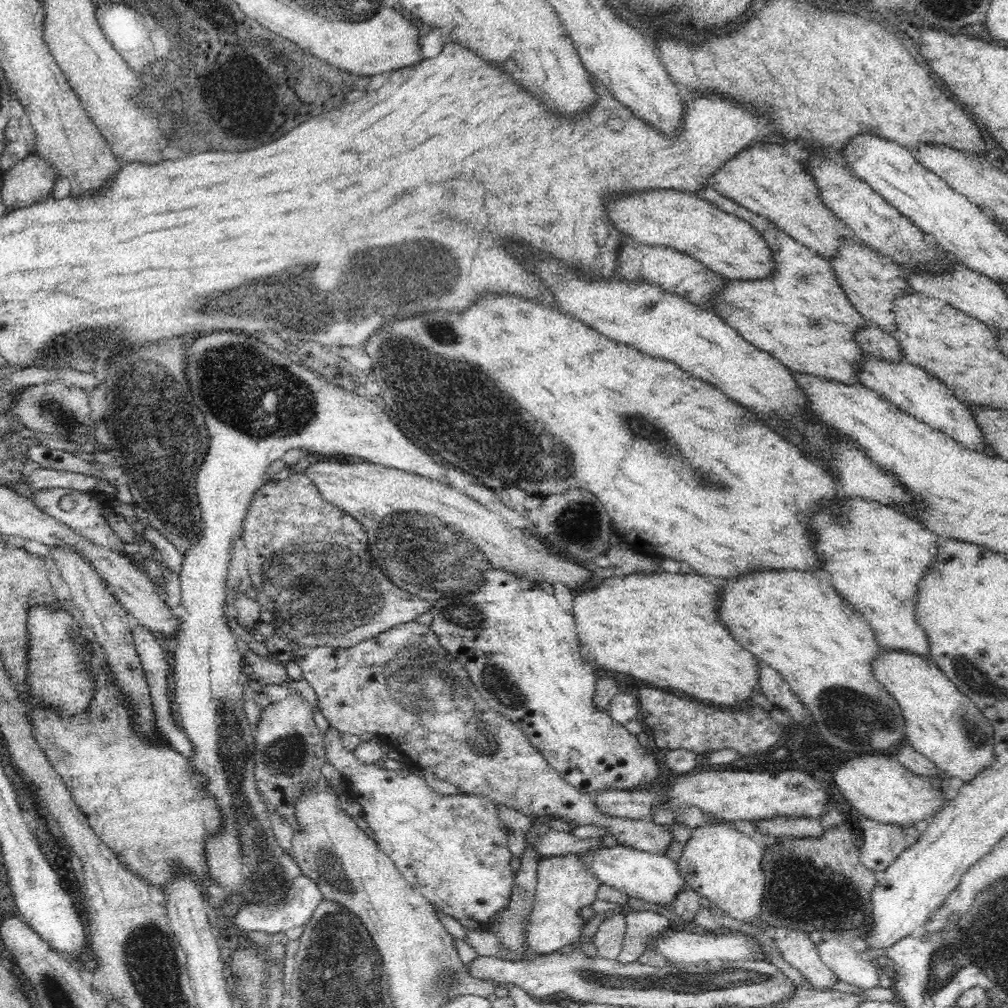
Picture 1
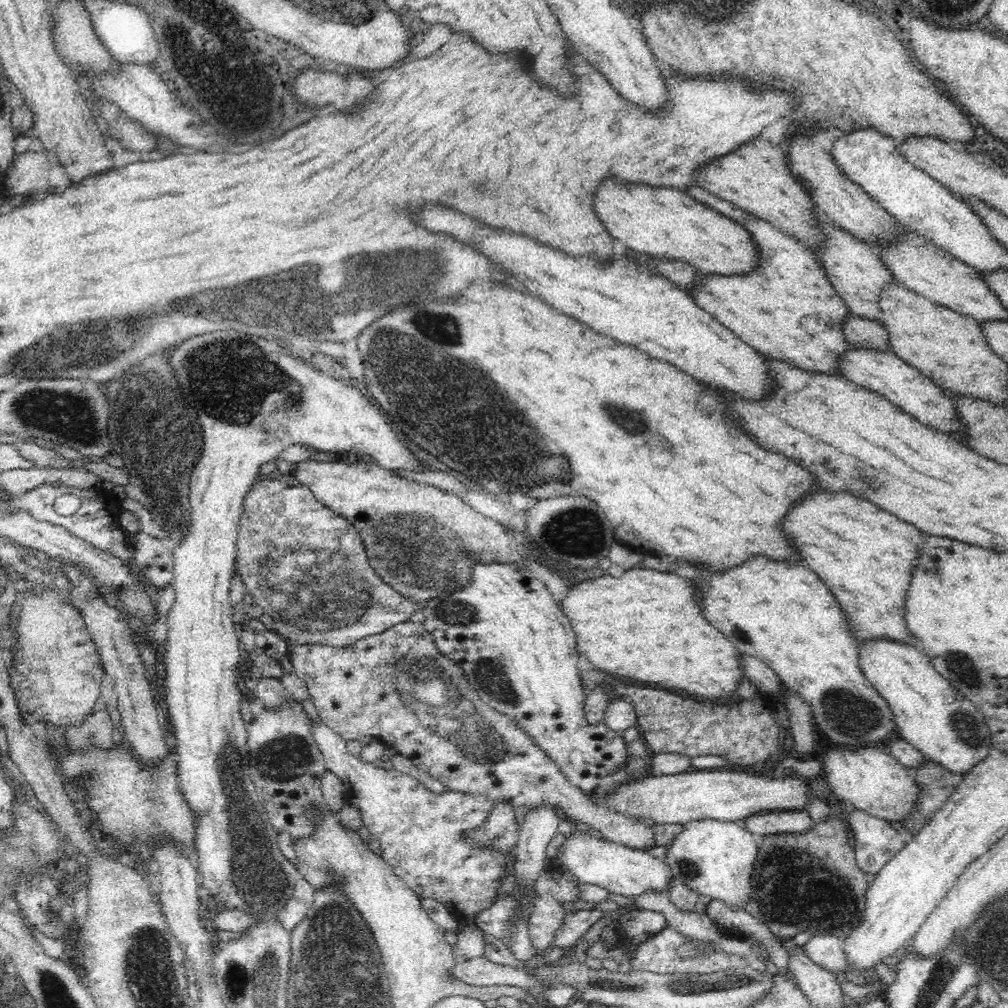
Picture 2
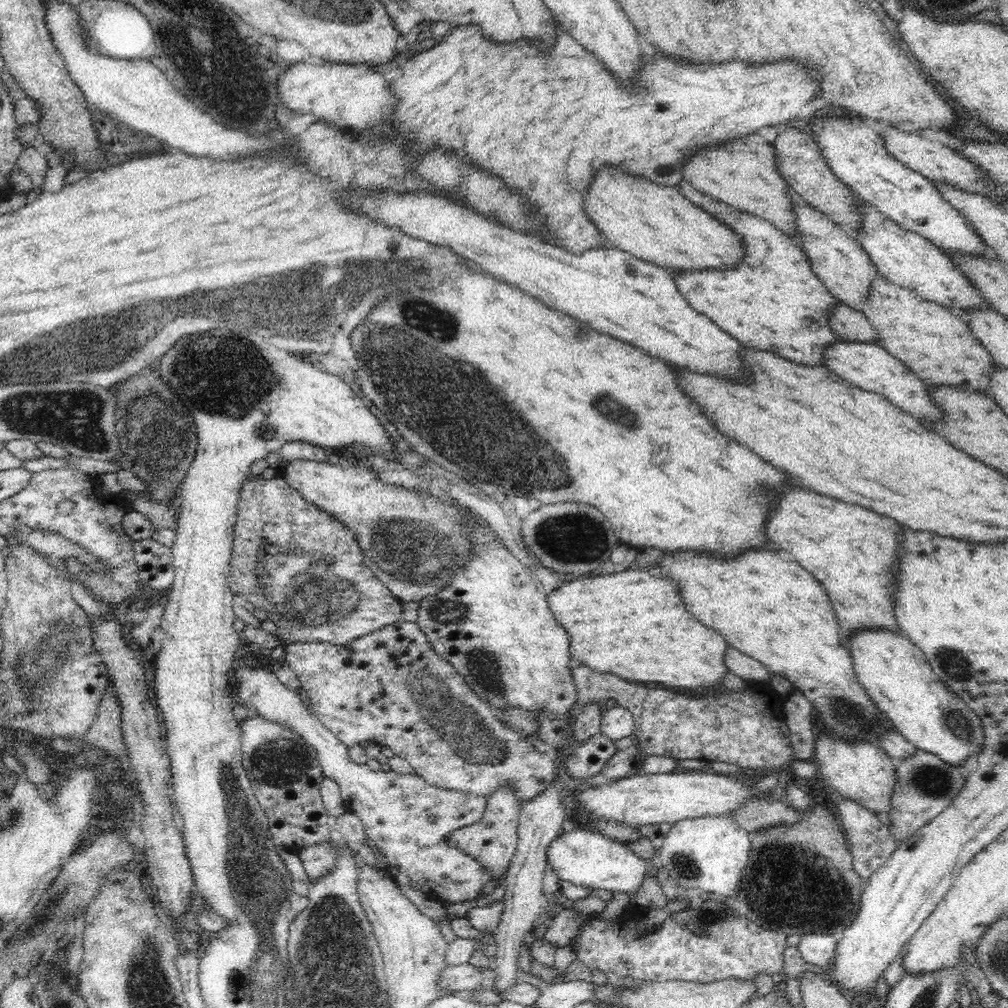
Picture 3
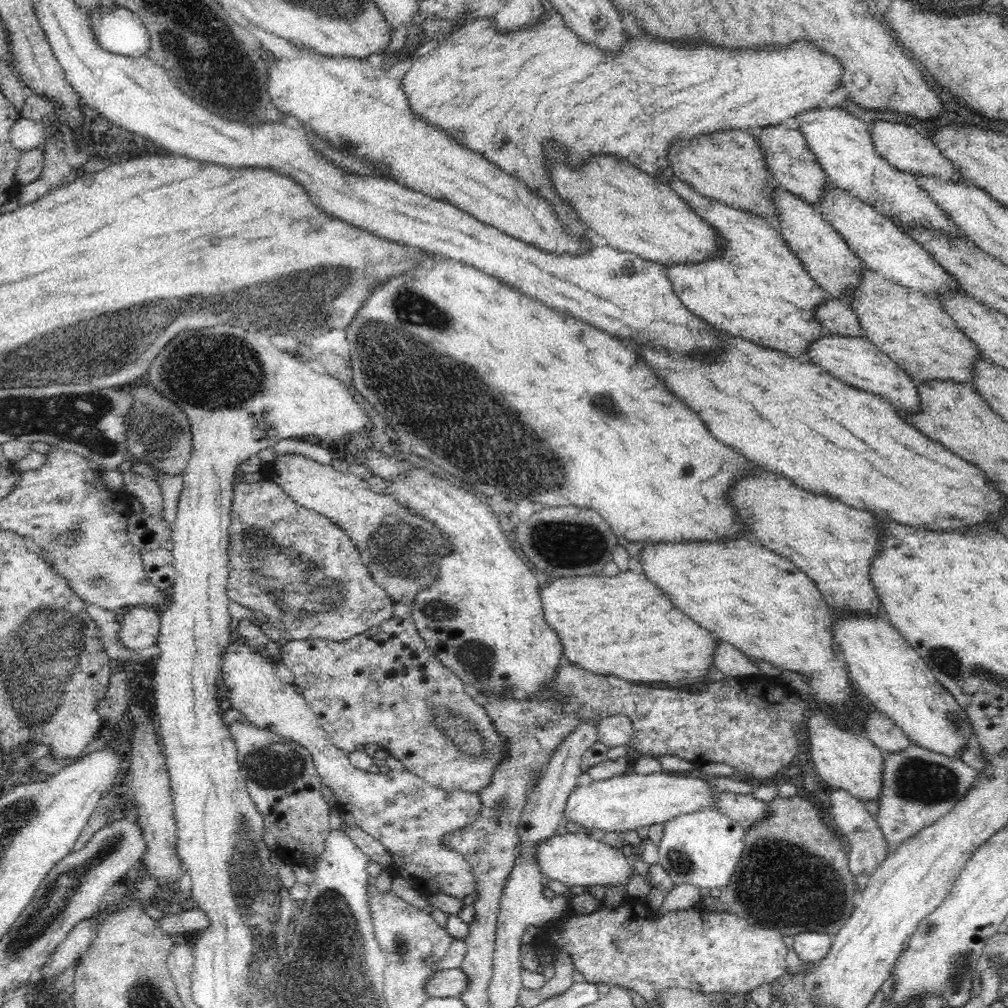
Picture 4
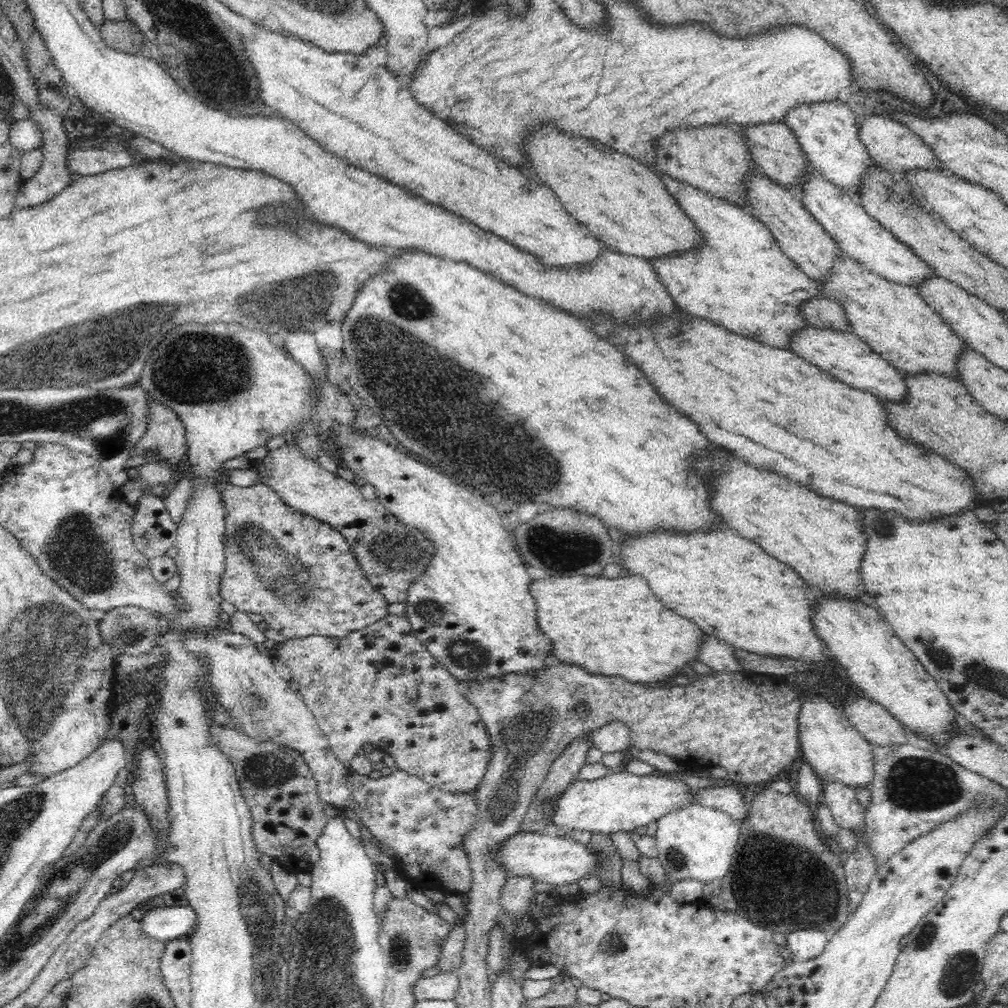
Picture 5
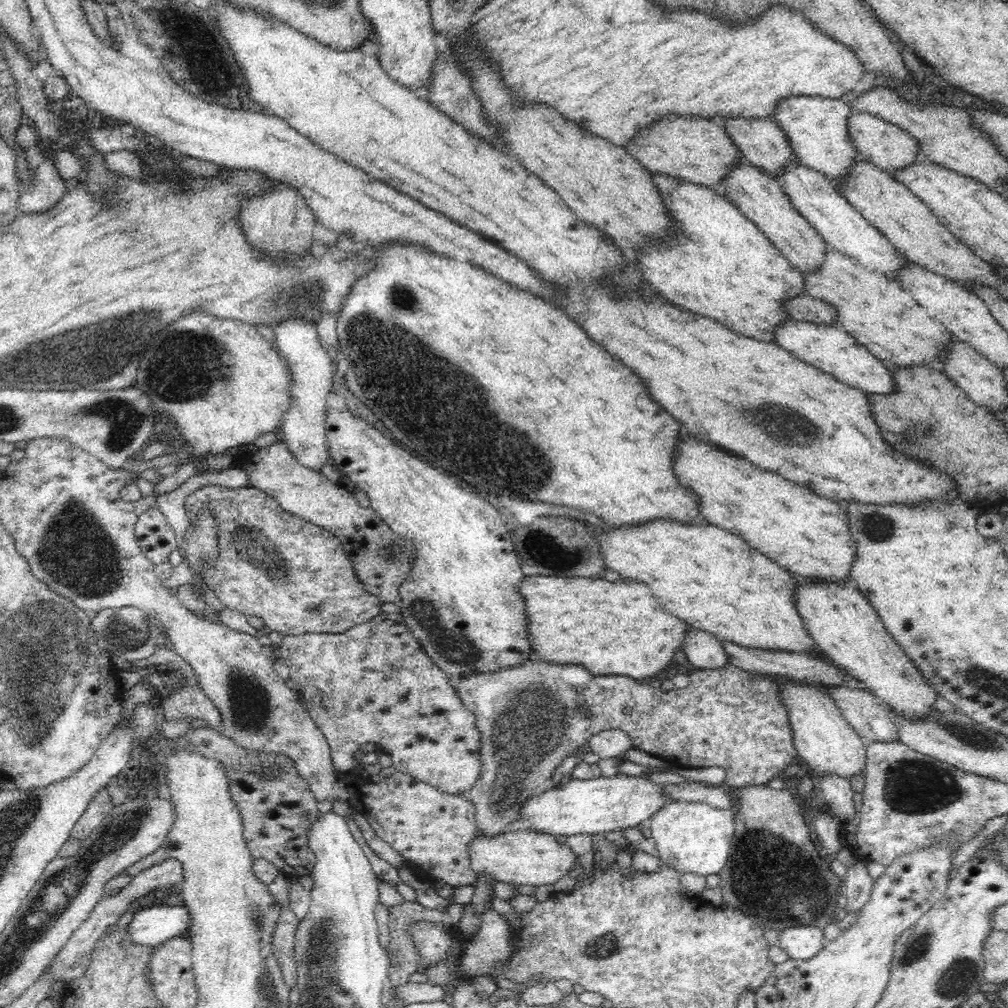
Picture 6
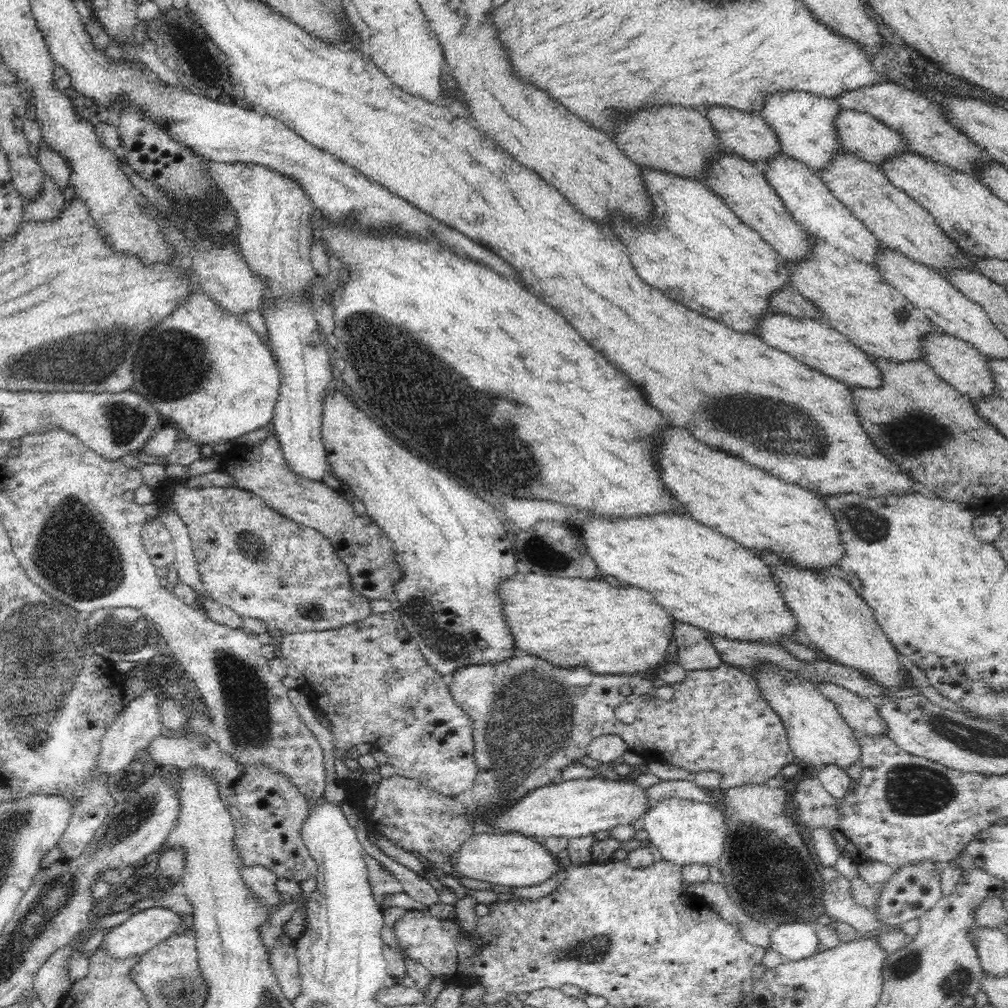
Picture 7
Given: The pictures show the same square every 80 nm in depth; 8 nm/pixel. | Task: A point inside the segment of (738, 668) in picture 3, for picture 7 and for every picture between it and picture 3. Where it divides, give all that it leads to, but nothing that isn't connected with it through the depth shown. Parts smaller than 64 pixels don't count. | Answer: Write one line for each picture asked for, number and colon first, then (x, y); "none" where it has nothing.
4: (728, 659)
5: (719, 655)
6: (703, 650)
7: (694, 651)

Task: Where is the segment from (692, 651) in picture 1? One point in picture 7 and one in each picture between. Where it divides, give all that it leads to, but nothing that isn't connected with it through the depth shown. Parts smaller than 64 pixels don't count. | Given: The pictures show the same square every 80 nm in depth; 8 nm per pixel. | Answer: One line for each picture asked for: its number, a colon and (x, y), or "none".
2: (643, 624)
3: (632, 624)
4: (622, 626)
5: (616, 627)
6: (570, 619)
7: (570, 622)

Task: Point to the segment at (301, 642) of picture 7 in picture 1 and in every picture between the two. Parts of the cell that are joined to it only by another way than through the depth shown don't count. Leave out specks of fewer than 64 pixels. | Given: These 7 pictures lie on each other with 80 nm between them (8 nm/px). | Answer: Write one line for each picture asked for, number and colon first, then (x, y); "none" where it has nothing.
1: (402, 686)
2: (395, 686)
3: (390, 688)
4: (384, 686)
5: (380, 685)
6: (374, 683)

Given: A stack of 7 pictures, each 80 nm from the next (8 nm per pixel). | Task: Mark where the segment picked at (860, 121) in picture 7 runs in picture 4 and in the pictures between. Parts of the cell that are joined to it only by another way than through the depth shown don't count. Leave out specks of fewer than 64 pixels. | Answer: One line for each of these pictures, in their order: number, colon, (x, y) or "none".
4: (905, 148)
5: (893, 147)
6: (877, 142)

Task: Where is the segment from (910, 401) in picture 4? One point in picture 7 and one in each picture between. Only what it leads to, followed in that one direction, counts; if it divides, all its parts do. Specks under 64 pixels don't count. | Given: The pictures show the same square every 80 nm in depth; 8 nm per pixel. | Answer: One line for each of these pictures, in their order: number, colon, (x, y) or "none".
5: (843, 355)
6: (827, 347)
7: (813, 343)

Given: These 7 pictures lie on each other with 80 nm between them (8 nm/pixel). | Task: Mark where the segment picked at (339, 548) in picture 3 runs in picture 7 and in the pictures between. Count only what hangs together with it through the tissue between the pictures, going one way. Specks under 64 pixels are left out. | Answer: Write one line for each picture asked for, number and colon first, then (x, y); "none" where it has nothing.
4: (296, 566)
5: (297, 572)
6: (293, 575)
7: (257, 562)

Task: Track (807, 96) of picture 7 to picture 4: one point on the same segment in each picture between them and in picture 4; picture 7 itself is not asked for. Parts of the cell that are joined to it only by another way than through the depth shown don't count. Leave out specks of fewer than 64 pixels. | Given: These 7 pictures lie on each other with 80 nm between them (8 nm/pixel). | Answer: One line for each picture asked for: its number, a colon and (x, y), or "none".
4: (841, 143)
5: (827, 131)
6: (816, 127)

